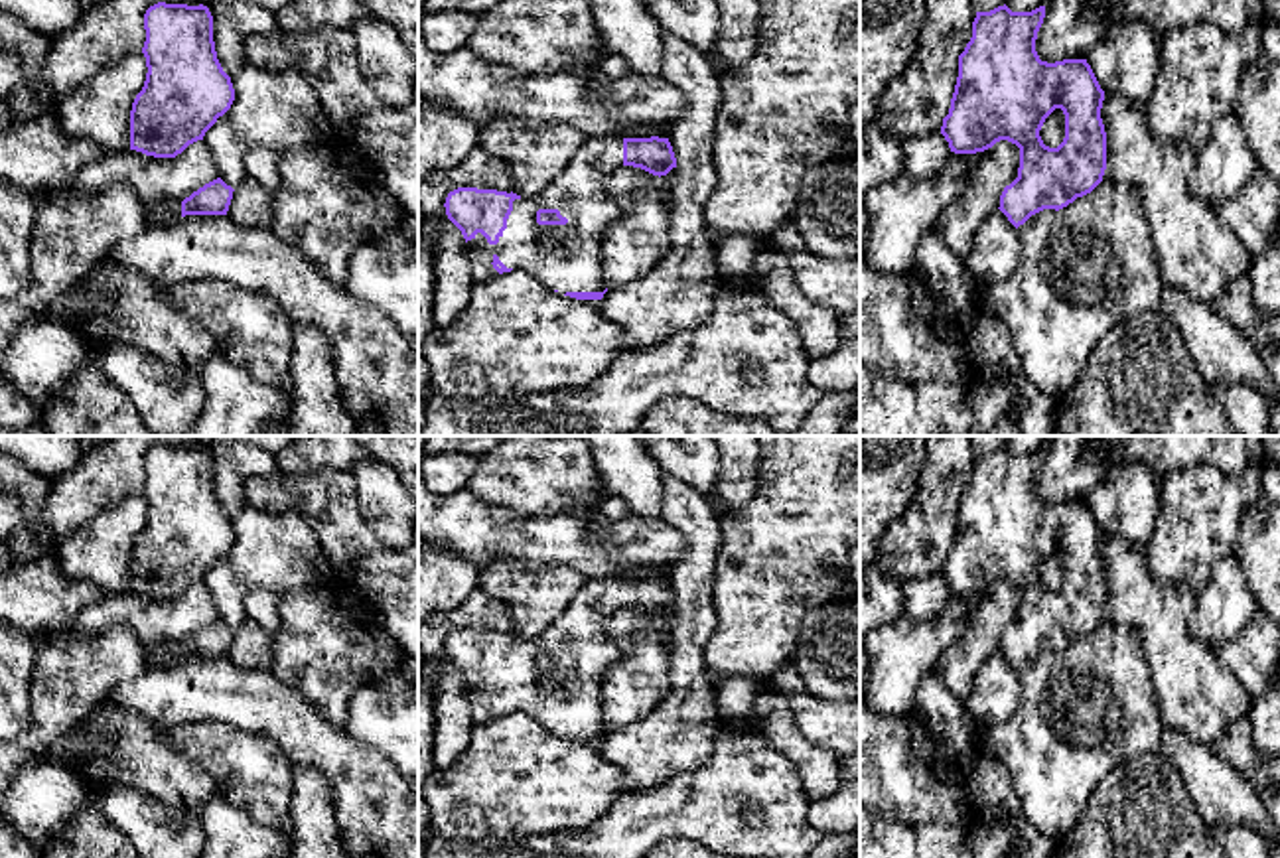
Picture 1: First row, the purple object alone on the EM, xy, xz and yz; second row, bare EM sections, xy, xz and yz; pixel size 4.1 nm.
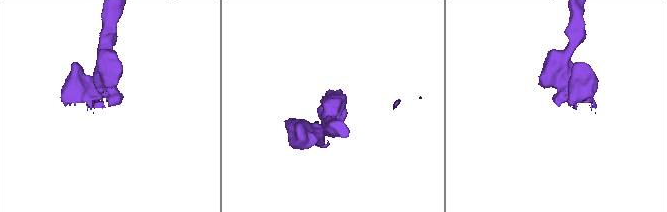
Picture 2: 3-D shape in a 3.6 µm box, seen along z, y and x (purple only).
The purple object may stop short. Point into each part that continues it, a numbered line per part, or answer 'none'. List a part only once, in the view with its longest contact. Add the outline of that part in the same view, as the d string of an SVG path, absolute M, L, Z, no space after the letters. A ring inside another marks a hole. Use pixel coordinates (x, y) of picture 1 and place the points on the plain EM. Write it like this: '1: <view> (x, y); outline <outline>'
1: xz (567, 699); outline M623 578L586 580L574 602L534 639L513 643L497 686L477 675L465 684L475 724L499 714L493 698L523 712L558 736L604 734L602 677L617 663L619 647L605 631L607 617L623 608ZM538 651L558 651L566 667L538 667Z

